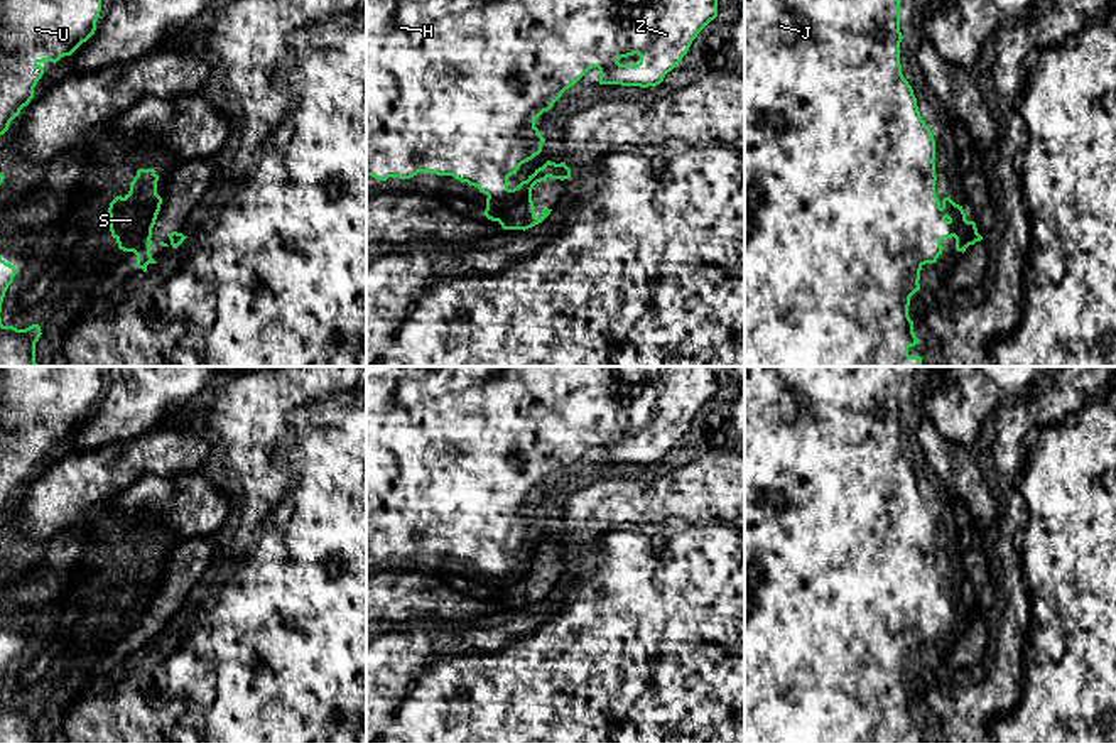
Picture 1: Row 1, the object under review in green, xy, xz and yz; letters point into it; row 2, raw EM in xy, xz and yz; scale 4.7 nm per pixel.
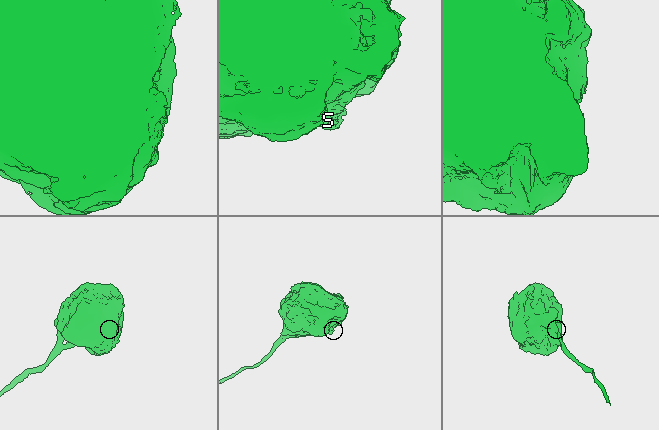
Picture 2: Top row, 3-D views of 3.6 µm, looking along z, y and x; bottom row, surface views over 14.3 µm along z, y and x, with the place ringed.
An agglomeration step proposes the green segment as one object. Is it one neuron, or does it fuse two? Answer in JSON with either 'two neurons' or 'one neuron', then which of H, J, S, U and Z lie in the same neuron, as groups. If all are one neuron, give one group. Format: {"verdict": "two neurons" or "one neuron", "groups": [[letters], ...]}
{"verdict": "two neurons", "groups": [["H", "J", "U", "Z"], ["S"]]}

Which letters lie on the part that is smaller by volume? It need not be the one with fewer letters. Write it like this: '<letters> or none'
S

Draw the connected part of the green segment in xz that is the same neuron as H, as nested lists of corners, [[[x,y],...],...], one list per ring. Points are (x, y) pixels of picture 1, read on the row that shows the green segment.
[[[366,0],[366,176],[387,181],[432,172],[452,176],[486,196],[503,196],[508,193],[508,177],[542,152],[545,138],[539,133],[535,120],[589,69],[599,69],[599,84],[655,88],[716,17],[718,0]]]

